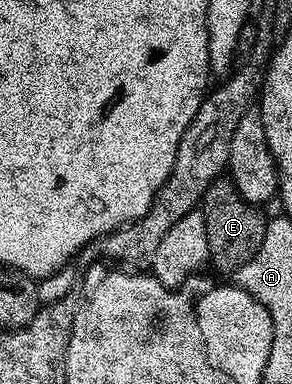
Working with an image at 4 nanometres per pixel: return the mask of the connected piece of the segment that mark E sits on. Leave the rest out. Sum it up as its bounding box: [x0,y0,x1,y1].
[199,176,266,275]

